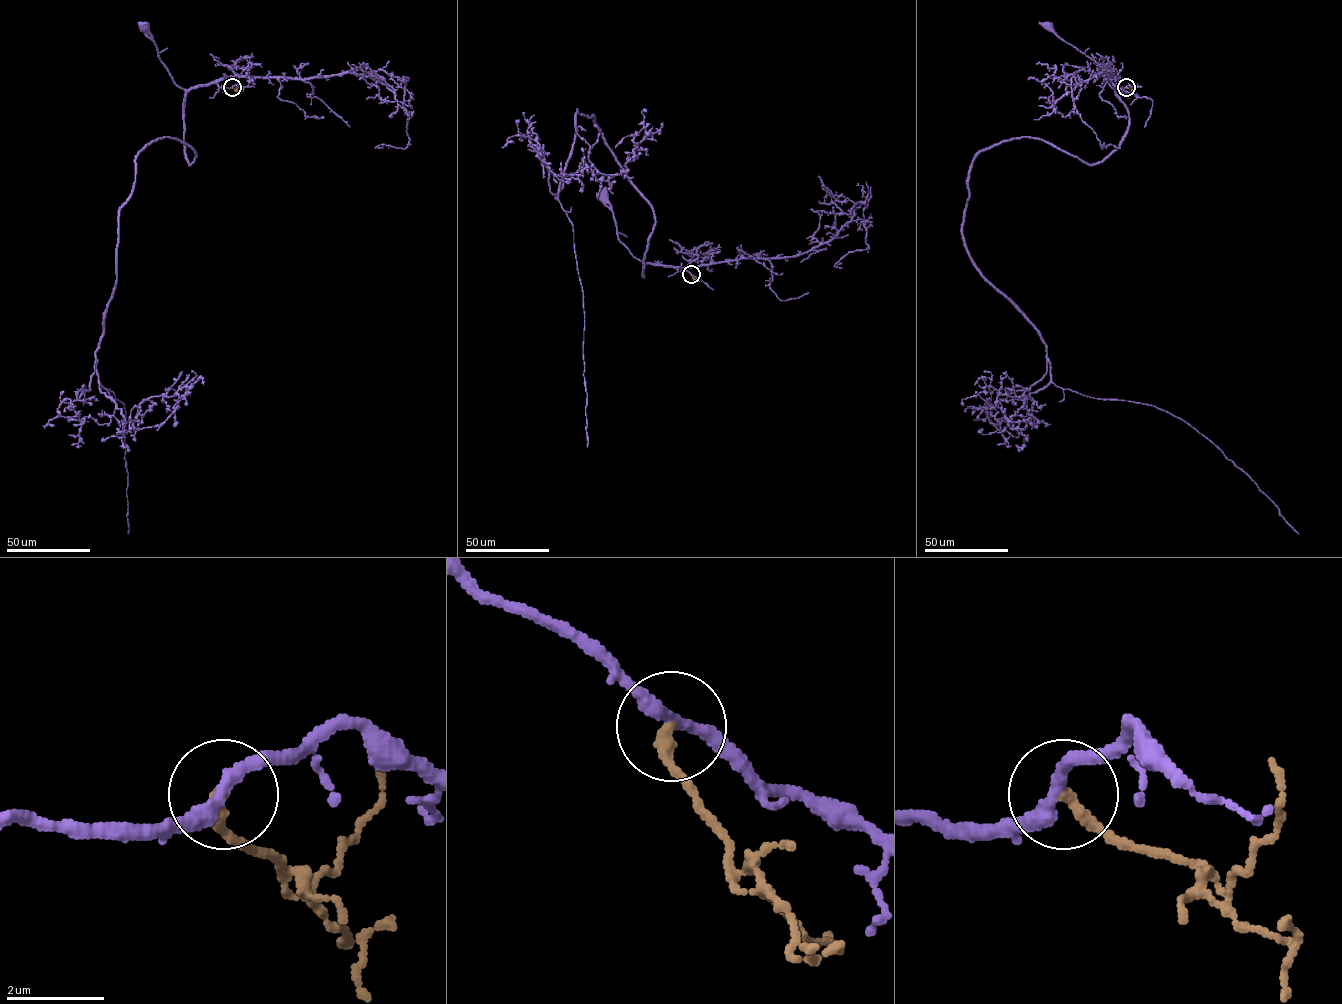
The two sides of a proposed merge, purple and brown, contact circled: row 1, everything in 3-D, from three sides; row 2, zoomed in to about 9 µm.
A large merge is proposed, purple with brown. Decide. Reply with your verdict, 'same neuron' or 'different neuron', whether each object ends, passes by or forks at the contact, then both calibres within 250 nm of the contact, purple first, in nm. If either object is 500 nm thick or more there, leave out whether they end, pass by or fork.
different neuron | purple passes by | brown ends | 280/280 nm

